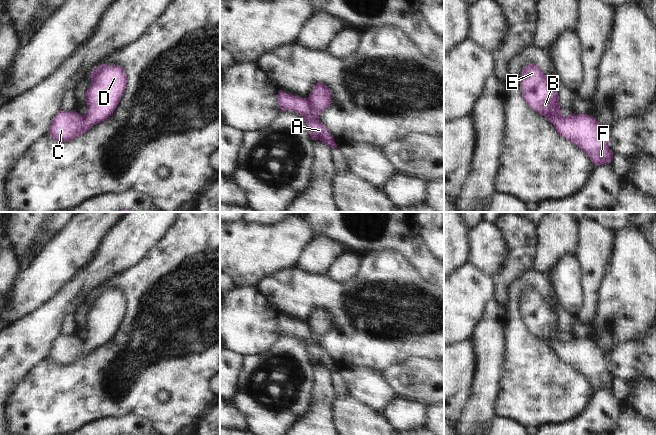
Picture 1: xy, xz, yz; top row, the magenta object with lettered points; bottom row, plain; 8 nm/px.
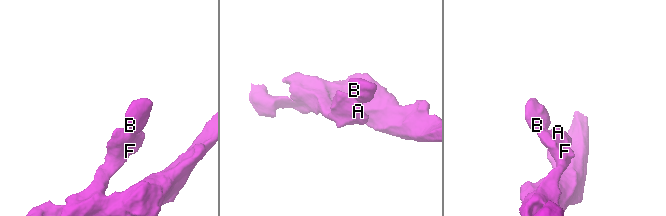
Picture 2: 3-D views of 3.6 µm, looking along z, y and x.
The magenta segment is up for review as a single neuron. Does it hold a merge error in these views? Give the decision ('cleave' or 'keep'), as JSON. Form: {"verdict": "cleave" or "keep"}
{"verdict": "keep"}

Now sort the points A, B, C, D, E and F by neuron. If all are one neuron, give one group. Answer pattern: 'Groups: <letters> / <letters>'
Groups: A B C D E F.

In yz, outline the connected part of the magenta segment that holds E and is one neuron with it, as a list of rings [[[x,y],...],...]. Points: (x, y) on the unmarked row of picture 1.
[[[536,287],[523,292],[521,316],[528,330],[546,340],[561,360],[587,377],[592,388],[611,386],[614,377],[609,371],[607,353],[592,339],[564,339],[560,334],[558,316],[552,309],[553,303],[546,300]]]

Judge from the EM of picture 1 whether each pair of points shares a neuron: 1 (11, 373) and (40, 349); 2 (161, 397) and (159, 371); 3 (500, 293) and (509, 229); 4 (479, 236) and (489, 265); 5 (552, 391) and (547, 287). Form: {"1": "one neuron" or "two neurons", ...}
{"1": "one neuron", "2": "two neurons", "3": "one neuron", "4": "one neuron", "5": "one neuron"}

